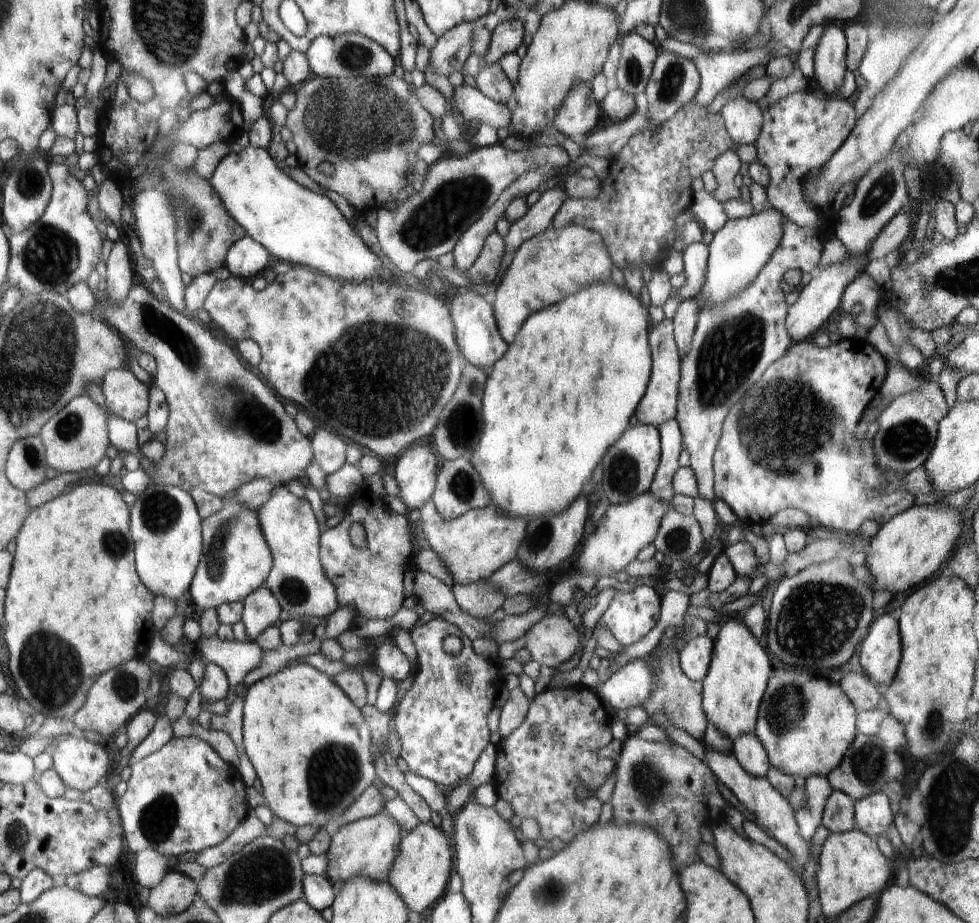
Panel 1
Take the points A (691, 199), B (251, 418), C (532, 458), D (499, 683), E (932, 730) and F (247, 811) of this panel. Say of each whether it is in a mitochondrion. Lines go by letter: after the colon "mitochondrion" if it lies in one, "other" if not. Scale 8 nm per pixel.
A: other
B: mitochondrion
C: other
D: other
E: mitochondrion
F: other

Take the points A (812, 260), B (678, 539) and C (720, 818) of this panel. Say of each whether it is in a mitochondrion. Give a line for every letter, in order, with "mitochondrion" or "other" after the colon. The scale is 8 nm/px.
A: other
B: mitochondrion
C: other

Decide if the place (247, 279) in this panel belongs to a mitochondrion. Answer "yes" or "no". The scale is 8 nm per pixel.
no

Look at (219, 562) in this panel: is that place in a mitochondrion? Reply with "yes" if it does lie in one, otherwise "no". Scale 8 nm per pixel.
yes

